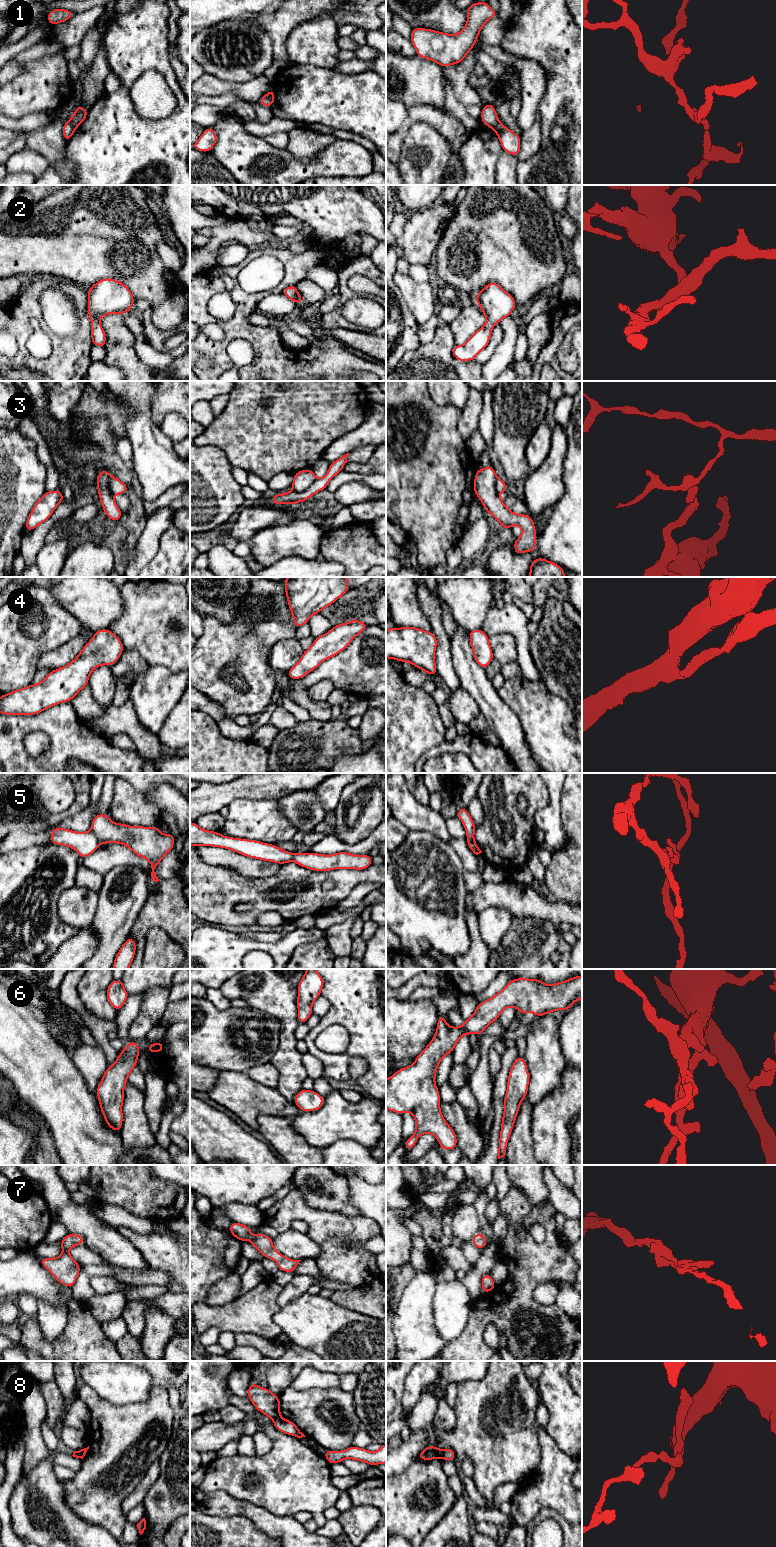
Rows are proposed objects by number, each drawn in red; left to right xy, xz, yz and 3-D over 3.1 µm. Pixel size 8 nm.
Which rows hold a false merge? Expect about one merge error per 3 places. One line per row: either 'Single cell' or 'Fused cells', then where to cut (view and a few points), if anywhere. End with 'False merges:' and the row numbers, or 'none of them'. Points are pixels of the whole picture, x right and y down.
1: Fused cells. Split along xy (67, 121), (76, 127)
2: Single cell. No split
3: Fused cells. Split along xz (316, 478), (304, 490), (293, 491)
4: Single cell. No split
5: Fused cells. Split along xy (91, 830), (99, 842)
6: Single cell. No split
7: Single cell. No split
8: Fused cells. Split along xz (280, 1415), (273, 1419)
False merges: 1, 3, 5, 8

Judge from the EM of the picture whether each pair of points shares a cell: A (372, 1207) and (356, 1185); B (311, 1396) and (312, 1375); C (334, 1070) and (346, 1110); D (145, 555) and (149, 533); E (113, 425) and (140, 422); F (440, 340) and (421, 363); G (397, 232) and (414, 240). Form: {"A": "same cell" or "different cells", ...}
{"A": "same cell", "B": "different cells", "C": "different cells", "D": "same cell", "E": "different cells", "F": "same cell", "G": "different cells"}

